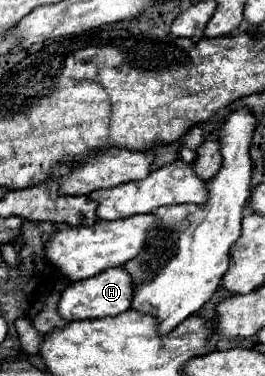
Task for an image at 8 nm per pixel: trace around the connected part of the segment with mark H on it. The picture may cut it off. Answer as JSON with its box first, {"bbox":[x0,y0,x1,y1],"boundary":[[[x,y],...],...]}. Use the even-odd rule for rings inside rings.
{"bbox":[58,268,134,322],"boundary":[[[108,268],[100,272],[98,276],[72,282],[58,302],[58,314],[72,322],[72,320],[86,320],[86,318],[106,318],[116,316],[132,308],[132,296],[134,296],[134,280],[124,268]]]}

